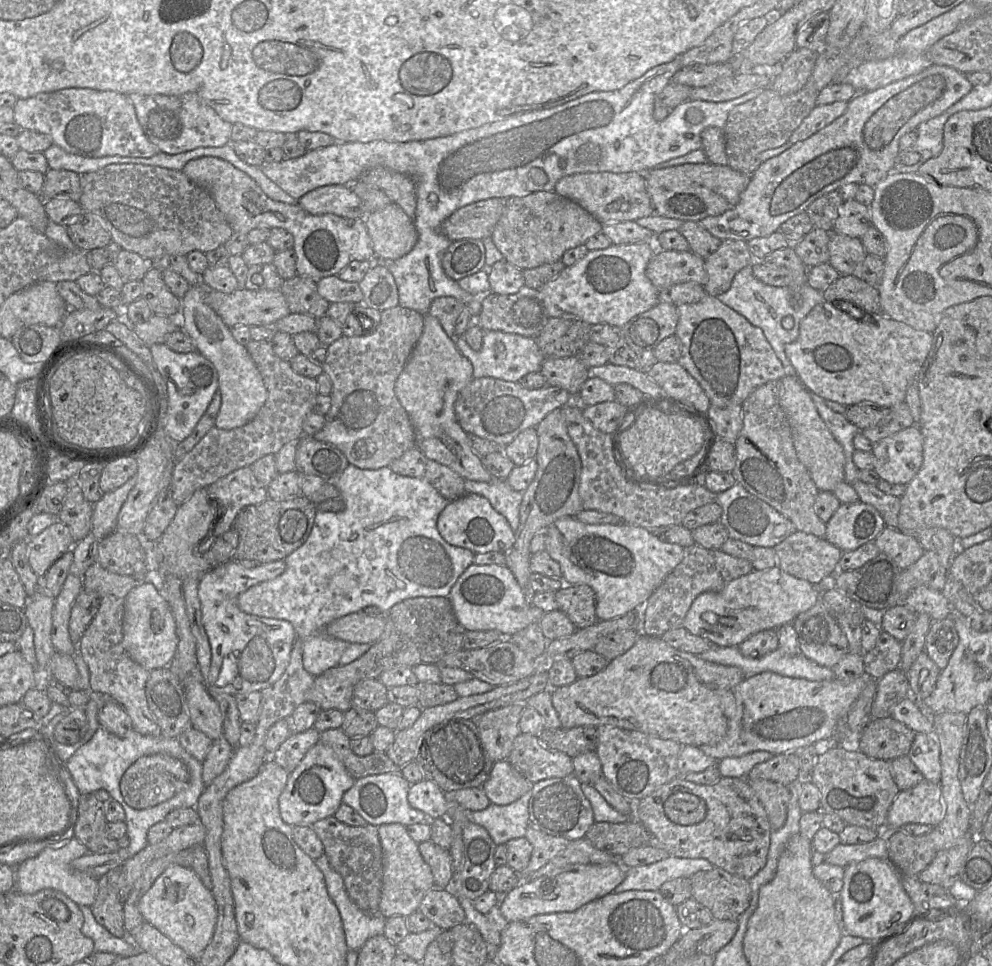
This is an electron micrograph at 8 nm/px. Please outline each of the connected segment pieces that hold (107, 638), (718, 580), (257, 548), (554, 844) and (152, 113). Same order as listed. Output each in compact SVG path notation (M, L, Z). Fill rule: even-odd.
M94 562L86 570L82 578L82 589L97 592L100 604L96 615L79 640L77 652L81 655L89 671L89 690L94 694L107 695L118 703L130 716L133 729L136 732L157 737L162 734L162 730L153 718L145 693L145 685L150 671L133 661L122 644L124 601L137 583L139 582L132 576L111 573L101 567L98 562Z
M697 544L684 547L682 561L666 576L643 605L644 625L642 633L649 636L661 637L671 629L682 627L685 616L697 596L704 592L719 592L732 580L746 575L753 570L753 566L748 560L728 555L721 549L706 549Z
M300 494L281 501L268 498L260 504L244 507L233 523L238 533L234 559L259 563L285 560L308 539L315 520L316 506L308 497Z
M531 825L527 828L524 837L532 845L533 851L528 866L520 874L522 879L528 879L534 872L564 851L570 842L572 842L562 837L555 837L543 833Z
M195 92L182 95L127 95L134 105L137 119L147 137L161 152L179 154L200 147L220 147L231 142L232 123L223 120Z

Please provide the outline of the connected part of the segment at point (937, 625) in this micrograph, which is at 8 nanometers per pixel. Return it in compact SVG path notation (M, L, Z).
M948 616L932 621L926 635L924 651L943 670L957 647L959 638L953 620Z

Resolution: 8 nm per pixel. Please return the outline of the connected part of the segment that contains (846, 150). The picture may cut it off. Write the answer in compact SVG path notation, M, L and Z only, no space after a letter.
M934 65L922 72L893 82L882 88L858 92L848 102L846 112L810 138L798 142L782 154L763 162L751 175L750 183L743 191L739 203L719 216L699 221L711 235L724 240L749 242L778 232L780 226L793 216L806 212L818 198L855 183L871 188L892 173L900 152L900 139L913 132L923 122L944 113L949 107L967 95L973 88L965 74L949 66Z

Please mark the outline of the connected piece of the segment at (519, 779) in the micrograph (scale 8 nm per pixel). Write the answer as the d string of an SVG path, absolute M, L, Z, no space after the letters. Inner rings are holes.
M505 759L495 762L482 788L492 804L508 805L530 791L532 785Z

